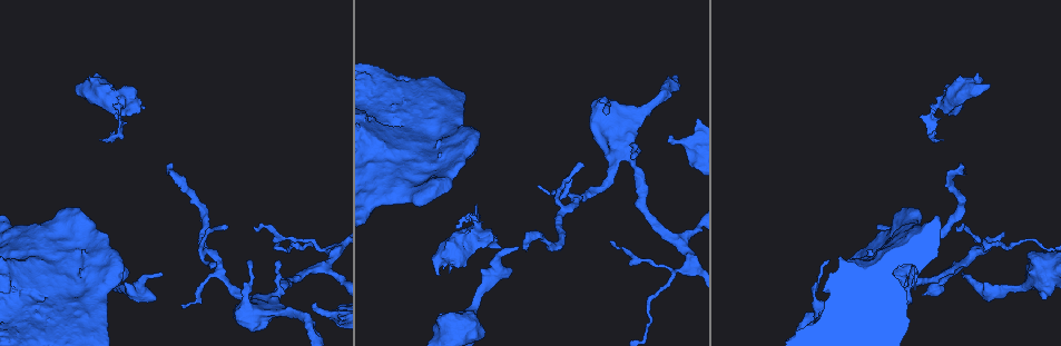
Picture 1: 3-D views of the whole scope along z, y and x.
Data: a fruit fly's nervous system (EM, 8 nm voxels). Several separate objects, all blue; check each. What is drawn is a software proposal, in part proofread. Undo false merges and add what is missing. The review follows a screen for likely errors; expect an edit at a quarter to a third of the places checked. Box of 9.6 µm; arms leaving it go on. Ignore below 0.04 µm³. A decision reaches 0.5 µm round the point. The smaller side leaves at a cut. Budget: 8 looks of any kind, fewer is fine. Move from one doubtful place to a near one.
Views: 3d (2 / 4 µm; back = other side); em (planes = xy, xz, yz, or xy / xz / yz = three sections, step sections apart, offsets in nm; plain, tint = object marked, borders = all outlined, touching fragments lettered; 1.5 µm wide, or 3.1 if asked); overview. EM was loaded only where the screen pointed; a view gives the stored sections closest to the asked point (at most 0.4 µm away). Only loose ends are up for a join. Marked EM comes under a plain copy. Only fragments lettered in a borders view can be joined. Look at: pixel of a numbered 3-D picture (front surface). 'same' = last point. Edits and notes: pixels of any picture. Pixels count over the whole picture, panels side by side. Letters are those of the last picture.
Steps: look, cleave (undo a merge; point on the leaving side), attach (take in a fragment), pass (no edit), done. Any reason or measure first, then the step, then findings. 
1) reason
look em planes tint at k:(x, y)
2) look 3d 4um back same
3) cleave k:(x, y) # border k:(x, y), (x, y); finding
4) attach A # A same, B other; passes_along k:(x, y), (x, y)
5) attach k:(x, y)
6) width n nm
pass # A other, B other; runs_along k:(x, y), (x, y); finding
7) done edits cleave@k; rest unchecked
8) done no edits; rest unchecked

free end
look em planes borders at 1:(963, 272)

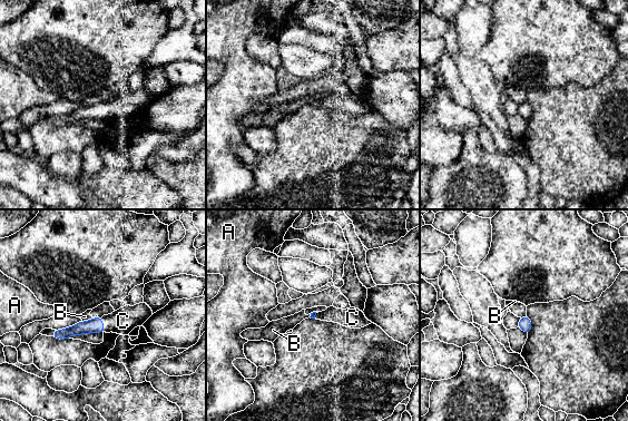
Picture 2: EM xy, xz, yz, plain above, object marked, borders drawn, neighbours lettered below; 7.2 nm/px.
attach 2:(123, 321) # A other, B other, C same; it goes on there

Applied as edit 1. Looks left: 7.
look overview

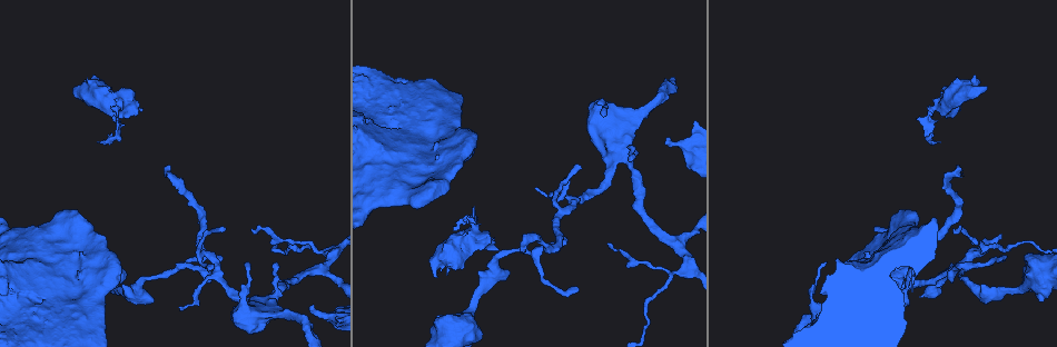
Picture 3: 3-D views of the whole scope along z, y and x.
thin end
look 3d 2um back at 3:(179, 308)

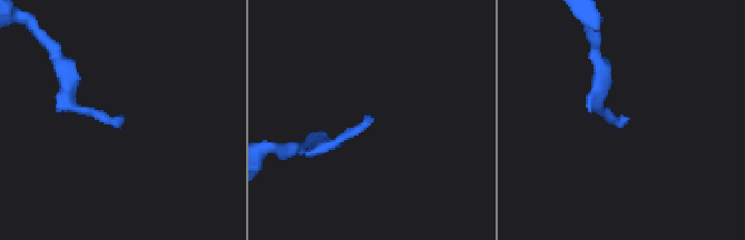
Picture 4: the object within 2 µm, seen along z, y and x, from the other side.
now the EM
look em planes borders at 4:(625, 121)

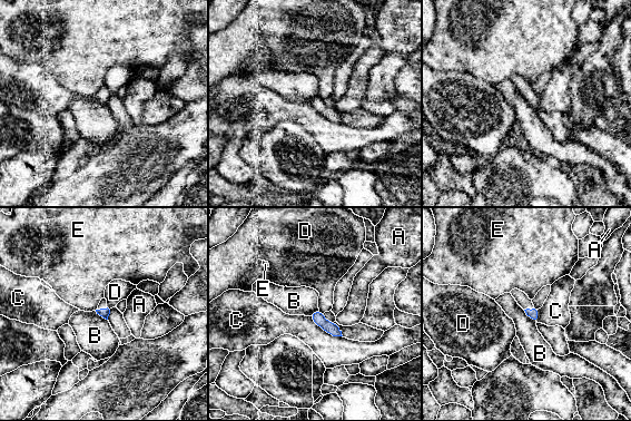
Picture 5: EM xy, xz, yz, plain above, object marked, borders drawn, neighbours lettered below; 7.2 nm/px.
longest_contact C 280 nm
pass # A other, B other, C other, D other, E other; no lettered fragment goes on from it

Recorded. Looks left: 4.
closes a loop
look em planes borders at 3:(96, 266)

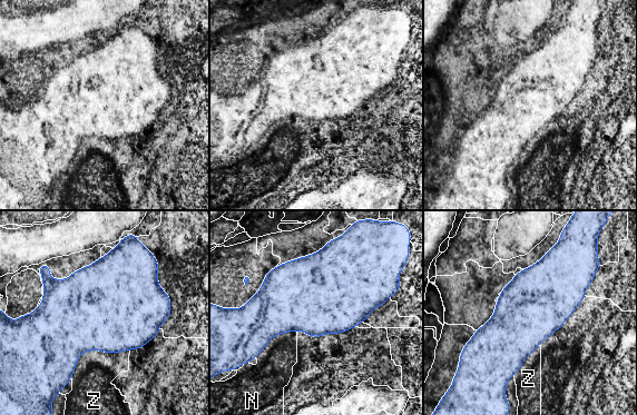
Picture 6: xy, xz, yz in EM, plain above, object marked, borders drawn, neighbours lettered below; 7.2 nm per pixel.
longest_contact Z 480 nm
pass # N other, Z other; border 6:(129, 349), (84, 352), (70, 378); continuous, no second neuron

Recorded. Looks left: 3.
done edits attach@2; rest unchecked

